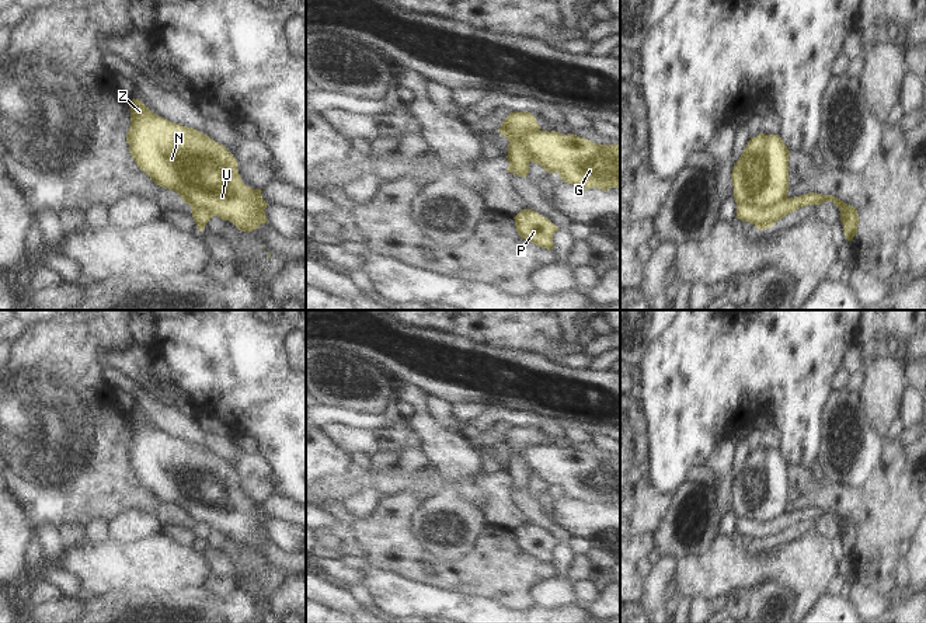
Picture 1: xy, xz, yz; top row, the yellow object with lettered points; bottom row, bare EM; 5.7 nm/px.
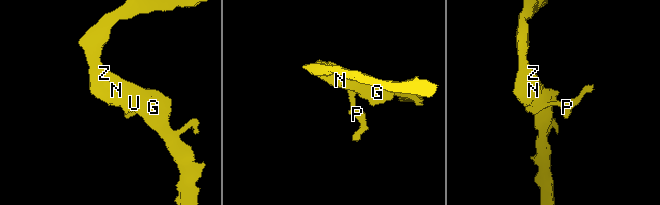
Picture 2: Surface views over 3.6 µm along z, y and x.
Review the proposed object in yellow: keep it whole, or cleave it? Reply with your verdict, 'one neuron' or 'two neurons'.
two neurons

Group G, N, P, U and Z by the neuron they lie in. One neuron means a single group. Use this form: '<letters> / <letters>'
G N U Z / P

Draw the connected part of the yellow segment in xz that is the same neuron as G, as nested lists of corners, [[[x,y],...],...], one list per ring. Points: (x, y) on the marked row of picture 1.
[[[536,130],[518,139],[532,163],[558,173],[563,182],[602,191],[620,188],[620,146],[598,145],[574,133]]]

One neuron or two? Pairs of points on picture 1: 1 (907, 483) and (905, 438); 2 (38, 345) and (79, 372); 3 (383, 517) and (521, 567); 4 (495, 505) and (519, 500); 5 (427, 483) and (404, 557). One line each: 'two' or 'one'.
1: two
2: one
3: one
4: two
5: two

